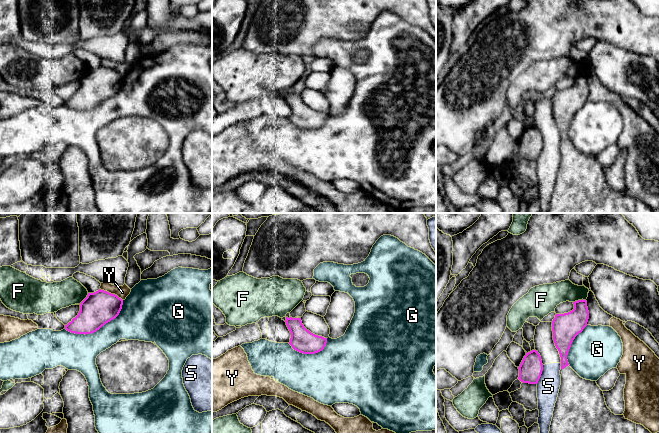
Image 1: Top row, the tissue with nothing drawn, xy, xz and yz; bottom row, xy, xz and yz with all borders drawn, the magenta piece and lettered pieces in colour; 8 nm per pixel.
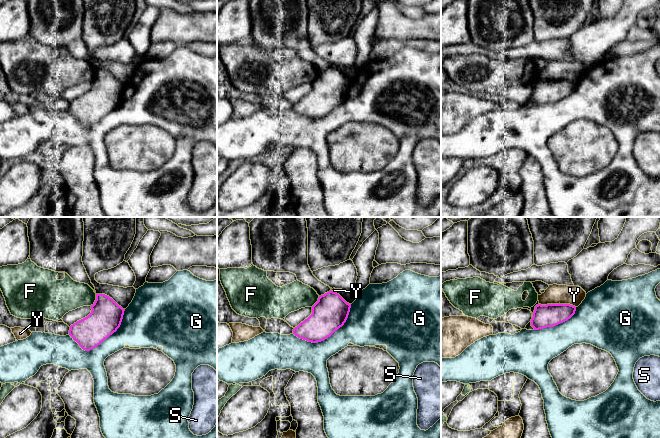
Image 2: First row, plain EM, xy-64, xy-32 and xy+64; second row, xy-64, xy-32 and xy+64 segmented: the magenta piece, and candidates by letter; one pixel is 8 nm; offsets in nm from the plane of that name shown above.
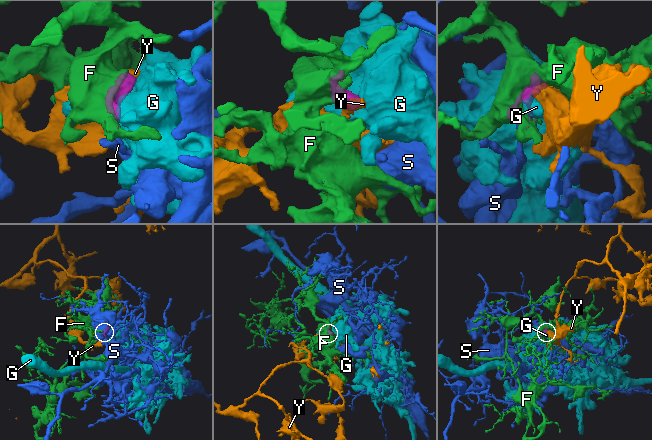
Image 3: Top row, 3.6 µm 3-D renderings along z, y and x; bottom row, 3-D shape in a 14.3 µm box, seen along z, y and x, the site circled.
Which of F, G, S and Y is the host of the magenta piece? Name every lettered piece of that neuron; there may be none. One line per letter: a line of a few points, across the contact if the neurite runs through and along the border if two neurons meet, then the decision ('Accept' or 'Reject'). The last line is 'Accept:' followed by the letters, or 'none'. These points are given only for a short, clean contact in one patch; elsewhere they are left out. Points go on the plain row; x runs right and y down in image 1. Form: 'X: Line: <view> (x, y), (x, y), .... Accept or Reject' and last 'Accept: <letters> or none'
F: Reject
G: Reject
S: Reject
Y: Line: xy (100, 64), (116, 70), (122, 76). Reject
Accept: none

